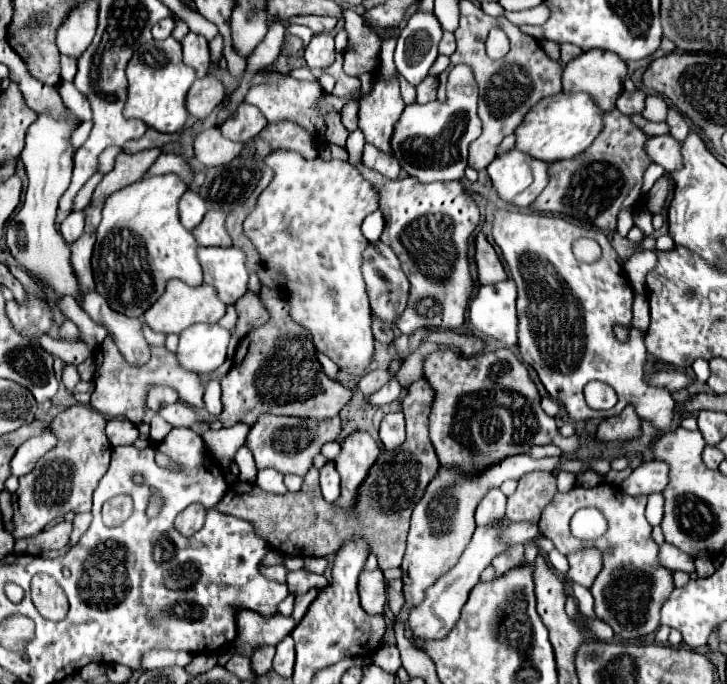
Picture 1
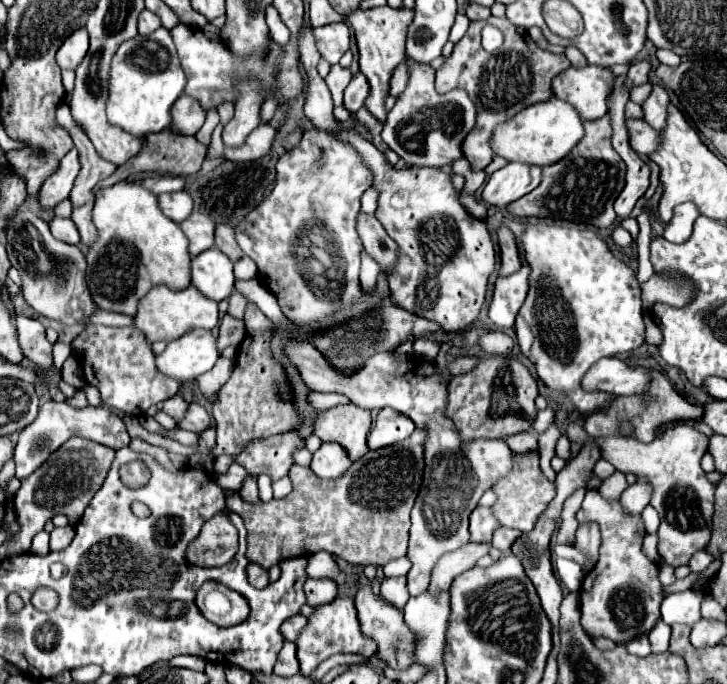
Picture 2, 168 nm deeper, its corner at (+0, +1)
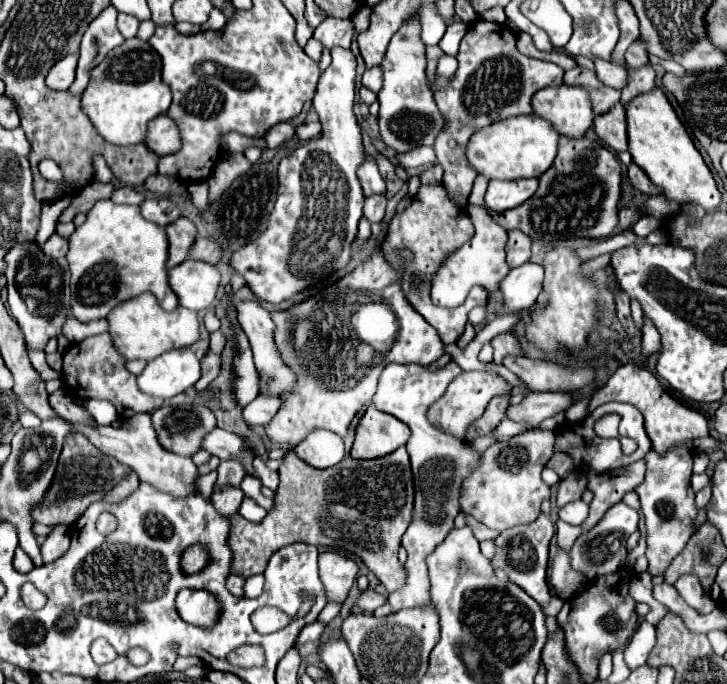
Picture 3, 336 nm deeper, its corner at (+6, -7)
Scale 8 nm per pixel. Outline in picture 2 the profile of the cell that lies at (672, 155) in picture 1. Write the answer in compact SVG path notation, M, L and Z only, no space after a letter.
M626 120L628 124L628 132L630 132L630 146L644 156L650 156L652 152L656 152L662 144L662 134L654 128L650 128L650 124L646 124L646 120Z

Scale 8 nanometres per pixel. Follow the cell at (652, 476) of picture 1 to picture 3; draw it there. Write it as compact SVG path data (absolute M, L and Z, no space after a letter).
M618 502L616 506L612 506L604 514L604 518L594 528L590 528L588 532L582 532L576 538L576 542L570 548L570 566L578 574L586 576L588 580L594 580L598 576L606 576L606 574L618 572L620 566L624 564L624 558L626 558L628 534L632 534L634 530L638 530L638 512L632 510L630 506Z

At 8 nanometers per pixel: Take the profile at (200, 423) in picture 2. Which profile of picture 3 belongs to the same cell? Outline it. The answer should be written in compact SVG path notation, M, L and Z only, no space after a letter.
M216 428L212 430L204 442L202 442L202 448L208 450L210 454L218 456L220 460L228 460L232 456L240 456L244 460L244 468L248 468L248 474L254 476L254 468L252 468L252 460L256 458L252 450L248 450L244 446L244 440L238 436L238 434L232 434L232 432L226 432L222 428Z

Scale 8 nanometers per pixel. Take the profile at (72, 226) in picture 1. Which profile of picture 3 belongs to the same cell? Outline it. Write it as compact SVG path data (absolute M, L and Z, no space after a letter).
M52 234L52 236L48 238L48 242L42 246L42 252L44 252L48 258L52 258L52 260L62 258L62 256L66 256L66 252L68 252L68 240L66 240L66 238L60 238L58 234Z

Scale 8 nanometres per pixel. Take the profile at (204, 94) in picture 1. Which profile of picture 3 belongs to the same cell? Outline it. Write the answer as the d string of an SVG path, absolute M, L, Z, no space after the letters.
M162 114L148 124L148 136L144 136L144 144L148 144L152 152L160 152L160 156L164 156L180 148L180 132L176 124Z

